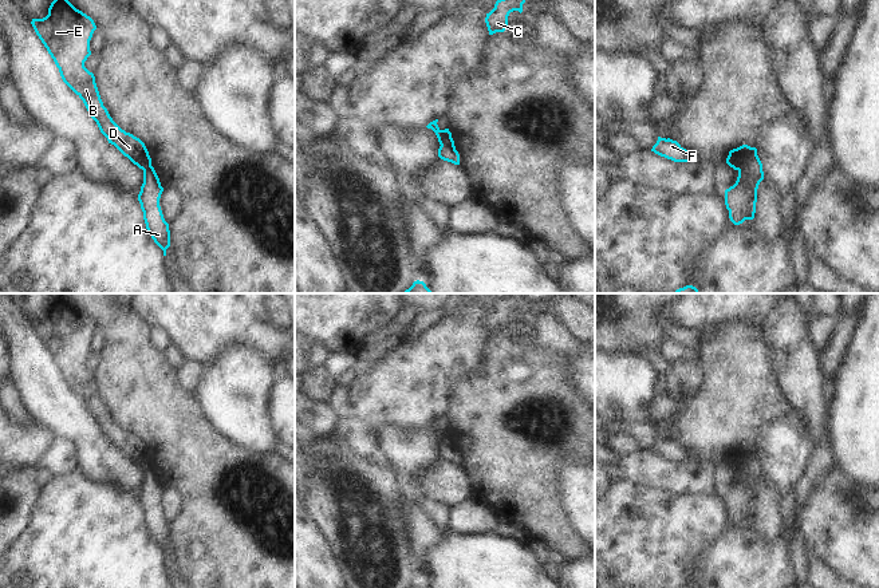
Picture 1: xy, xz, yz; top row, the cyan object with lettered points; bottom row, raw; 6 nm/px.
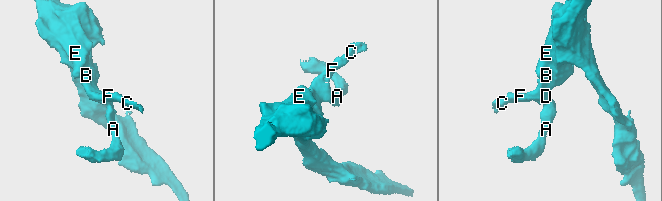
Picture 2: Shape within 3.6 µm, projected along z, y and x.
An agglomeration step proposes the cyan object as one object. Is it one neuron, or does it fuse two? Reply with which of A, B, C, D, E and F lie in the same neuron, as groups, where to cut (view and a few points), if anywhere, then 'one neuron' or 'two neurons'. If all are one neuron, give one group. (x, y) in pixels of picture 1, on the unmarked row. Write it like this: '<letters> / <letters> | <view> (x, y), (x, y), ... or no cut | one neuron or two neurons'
A / B C D E F | yz (756, 453), (738, 470) | two neurons

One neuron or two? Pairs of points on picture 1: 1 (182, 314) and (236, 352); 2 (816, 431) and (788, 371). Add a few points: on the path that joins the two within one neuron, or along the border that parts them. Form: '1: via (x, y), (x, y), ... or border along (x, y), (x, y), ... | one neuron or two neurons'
1: border along (256, 348), (241, 342), (225, 342), (201, 363) | two neurons
2: via (816, 417), (816, 411), (803, 386) | one neuron

